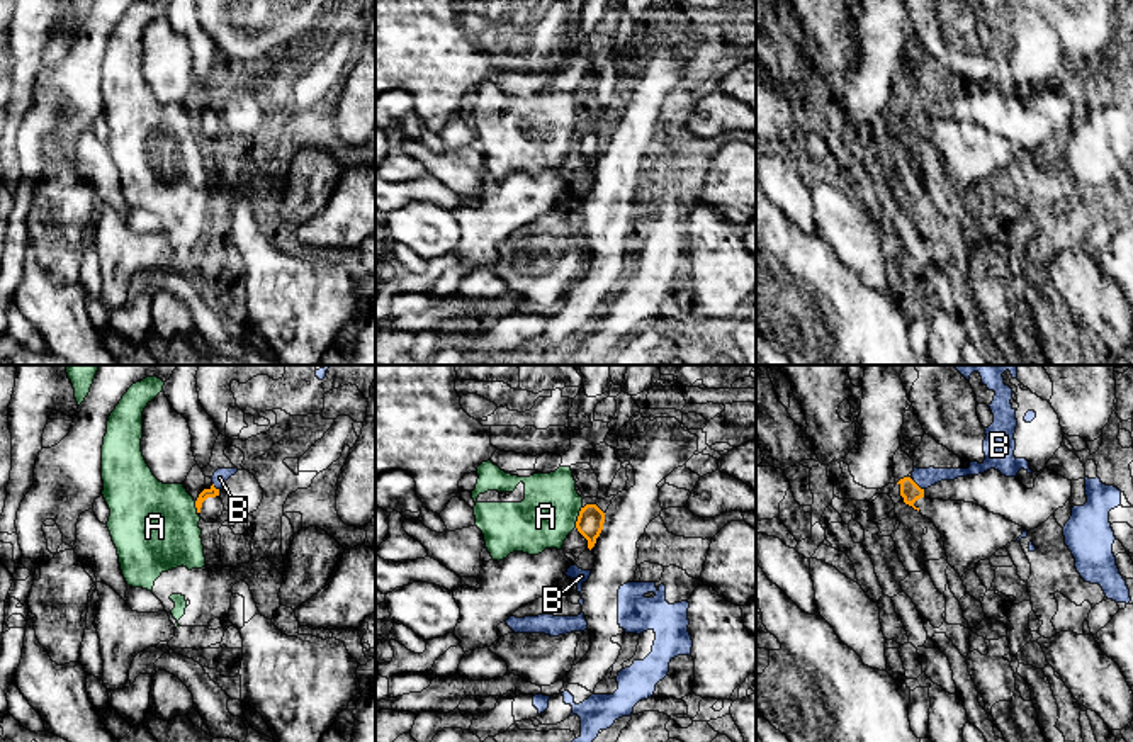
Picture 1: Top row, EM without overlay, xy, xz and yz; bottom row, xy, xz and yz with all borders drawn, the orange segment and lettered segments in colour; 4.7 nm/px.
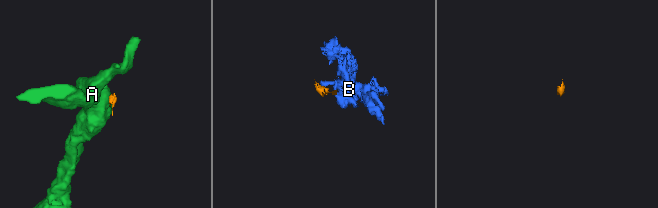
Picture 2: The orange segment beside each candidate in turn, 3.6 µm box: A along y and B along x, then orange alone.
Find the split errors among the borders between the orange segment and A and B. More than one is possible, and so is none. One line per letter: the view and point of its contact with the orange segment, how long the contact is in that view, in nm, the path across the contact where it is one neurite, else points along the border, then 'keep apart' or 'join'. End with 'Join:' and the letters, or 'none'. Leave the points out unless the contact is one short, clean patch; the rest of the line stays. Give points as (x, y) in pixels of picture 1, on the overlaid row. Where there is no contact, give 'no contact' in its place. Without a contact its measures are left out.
A: contact xz (578, 517); length 110 nm; border xz (581, 506), (574, 527); keep apart
B: contact yz (916, 484); length 70 nm; border yz (913, 481), (923, 489); keep apart
Join: none

